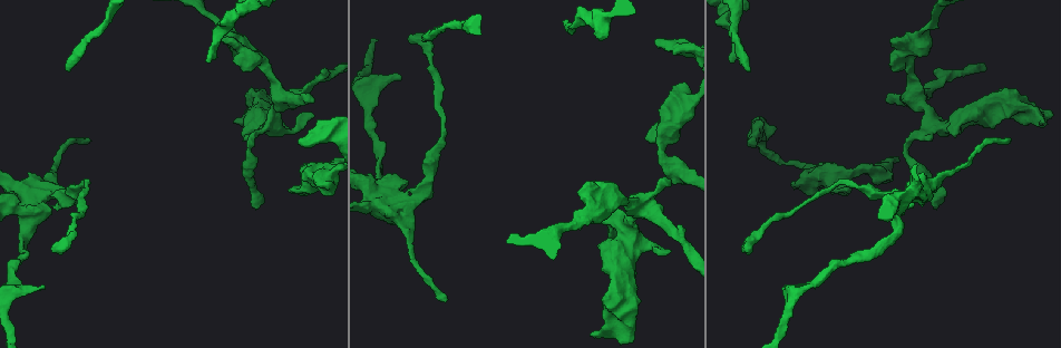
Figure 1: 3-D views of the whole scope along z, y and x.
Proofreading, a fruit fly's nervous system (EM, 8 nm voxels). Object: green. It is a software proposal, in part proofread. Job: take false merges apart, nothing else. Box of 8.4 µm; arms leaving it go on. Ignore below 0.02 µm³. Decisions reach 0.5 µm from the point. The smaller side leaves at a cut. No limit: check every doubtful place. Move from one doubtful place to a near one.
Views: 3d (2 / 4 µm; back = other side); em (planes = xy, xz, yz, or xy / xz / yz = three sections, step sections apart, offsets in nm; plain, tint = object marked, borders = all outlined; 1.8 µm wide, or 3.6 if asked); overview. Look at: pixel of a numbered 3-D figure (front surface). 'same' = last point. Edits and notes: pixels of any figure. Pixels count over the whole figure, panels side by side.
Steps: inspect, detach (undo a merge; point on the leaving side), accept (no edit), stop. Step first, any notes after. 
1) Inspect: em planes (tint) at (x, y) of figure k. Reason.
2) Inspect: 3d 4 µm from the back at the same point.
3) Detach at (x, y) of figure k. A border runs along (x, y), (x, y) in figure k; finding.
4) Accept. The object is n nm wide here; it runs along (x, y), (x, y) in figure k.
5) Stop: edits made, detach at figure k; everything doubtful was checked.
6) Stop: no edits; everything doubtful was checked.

Inspect: em 3.6 µm planes (tint) at (768, 224) of figure 1. A narrow waist.

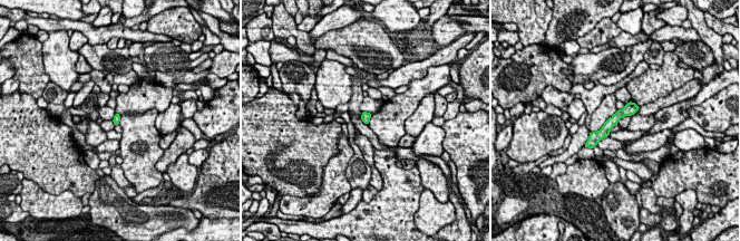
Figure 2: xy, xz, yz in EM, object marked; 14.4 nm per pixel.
Accept. It runs along (634, 107), (621, 113), (591, 142) in figure 2; one neuron here.

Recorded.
Inspect: em planes (plain) at (636, 211) of figure 1. Narrows sharply.

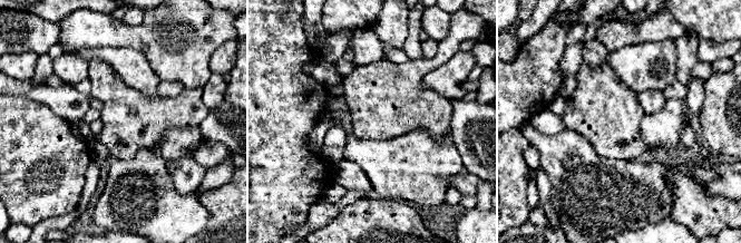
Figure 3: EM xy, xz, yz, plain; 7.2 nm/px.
Inspect: em planes (tint) at the same point. Where the object lies.

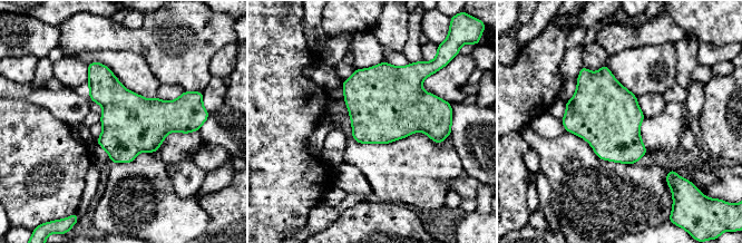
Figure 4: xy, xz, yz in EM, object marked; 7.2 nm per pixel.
Accept. One neuron here.

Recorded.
Inspect: 3d 4 µm at (398, 209) of figure 1. Thick turns thin.

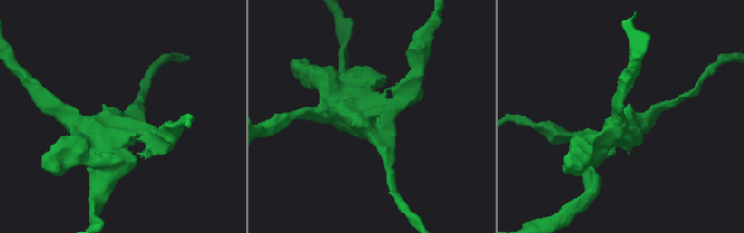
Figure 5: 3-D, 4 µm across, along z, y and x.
Inspect: em planes (tint) at (371, 114) of figure 5.

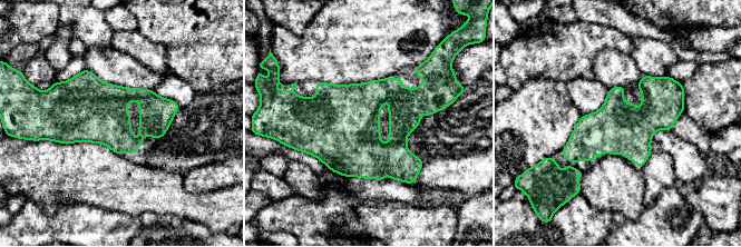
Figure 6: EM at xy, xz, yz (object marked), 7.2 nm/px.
Accept. All the same neuron.

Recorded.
Stop: no edits; everything doubtful was checked.

